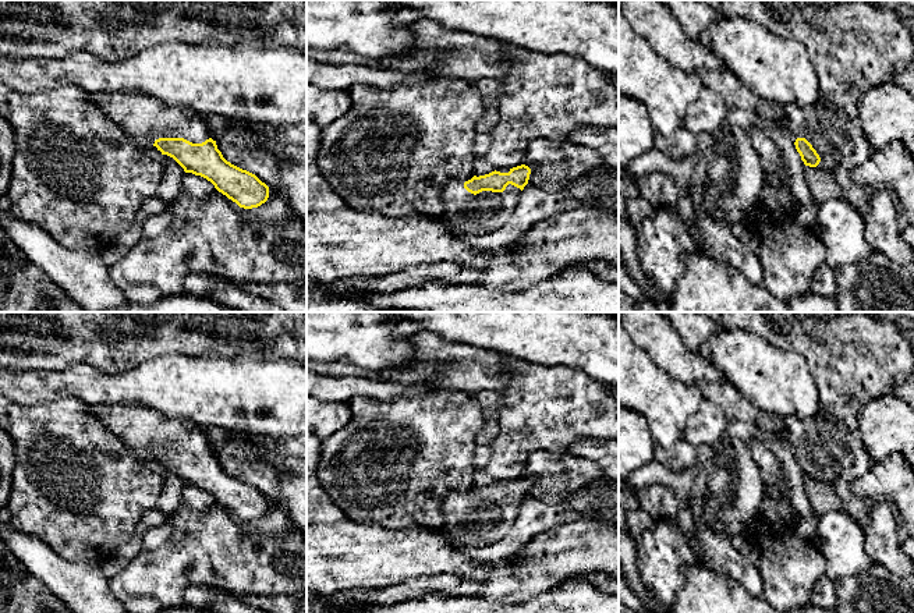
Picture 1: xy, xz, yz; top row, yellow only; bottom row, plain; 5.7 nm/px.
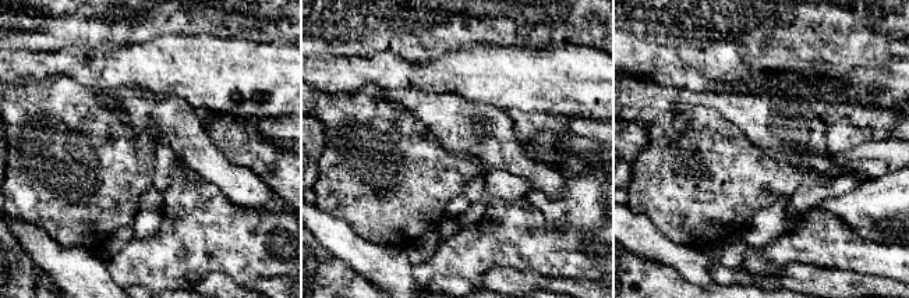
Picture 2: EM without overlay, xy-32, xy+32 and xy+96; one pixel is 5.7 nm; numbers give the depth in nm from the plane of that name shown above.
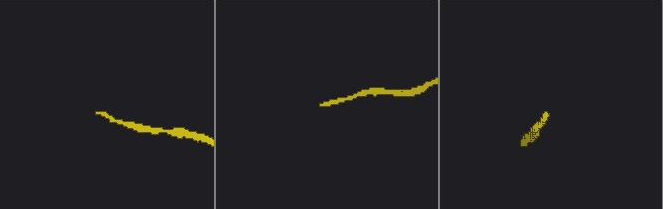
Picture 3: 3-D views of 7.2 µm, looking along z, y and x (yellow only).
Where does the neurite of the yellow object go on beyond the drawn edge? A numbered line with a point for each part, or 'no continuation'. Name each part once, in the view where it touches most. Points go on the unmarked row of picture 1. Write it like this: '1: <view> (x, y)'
1: xz (474, 527)

